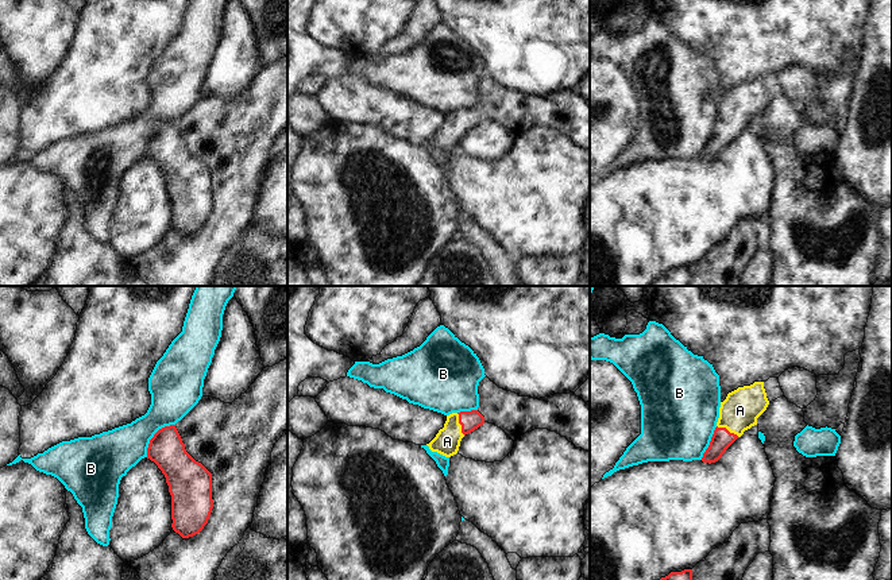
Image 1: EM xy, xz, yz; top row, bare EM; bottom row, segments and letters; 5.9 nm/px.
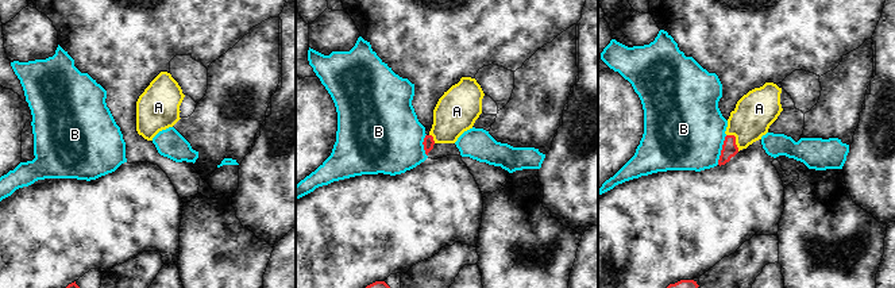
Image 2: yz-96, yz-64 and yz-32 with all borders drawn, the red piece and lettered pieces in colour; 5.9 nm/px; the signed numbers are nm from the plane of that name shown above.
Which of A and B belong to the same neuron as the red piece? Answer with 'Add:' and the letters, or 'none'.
Add: A.

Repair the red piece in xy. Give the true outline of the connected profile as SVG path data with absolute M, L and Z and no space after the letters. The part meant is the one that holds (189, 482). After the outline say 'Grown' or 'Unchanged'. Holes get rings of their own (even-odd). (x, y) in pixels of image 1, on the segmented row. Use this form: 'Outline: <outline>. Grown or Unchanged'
Outline: M175 425L159 429L150 440L147 459L154 461L166 477L171 495L171 527L182 538L198 534L208 523L213 509L212 473L185 449Z. Unchanged.

